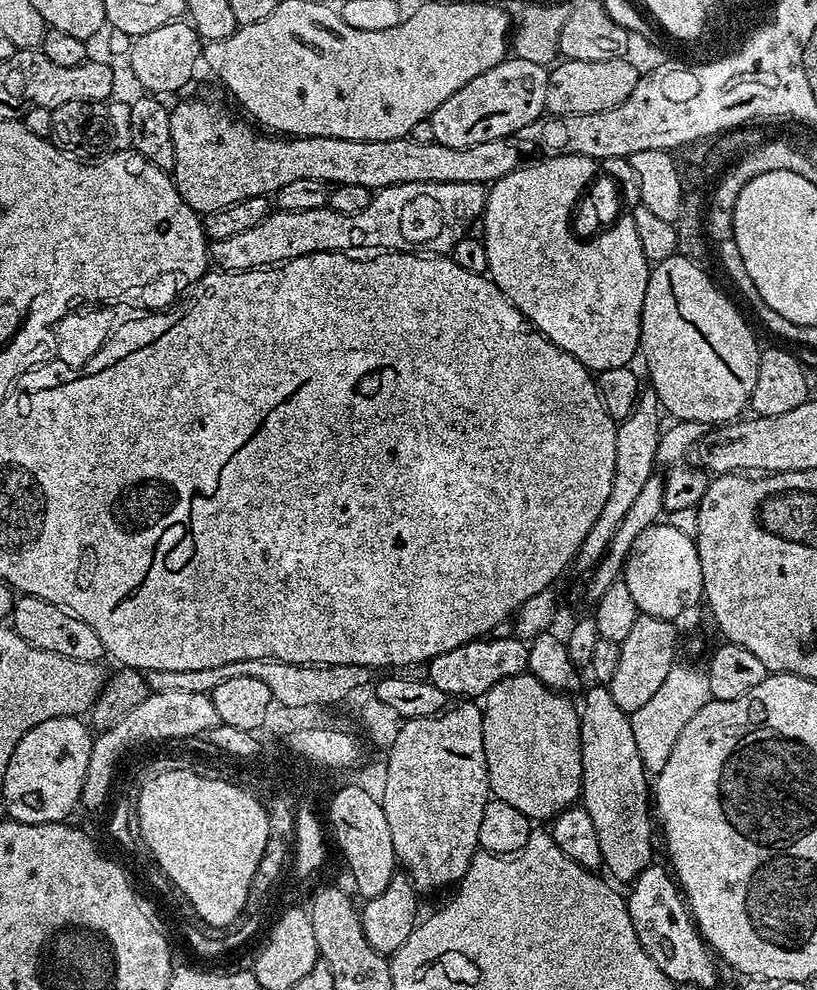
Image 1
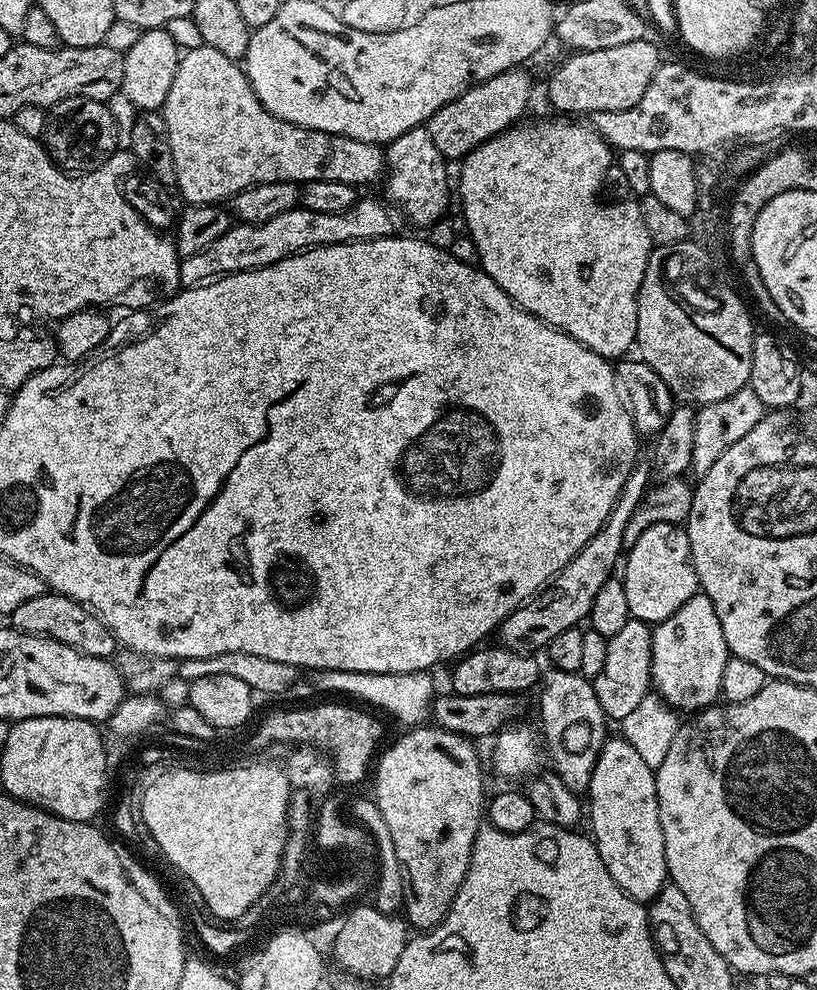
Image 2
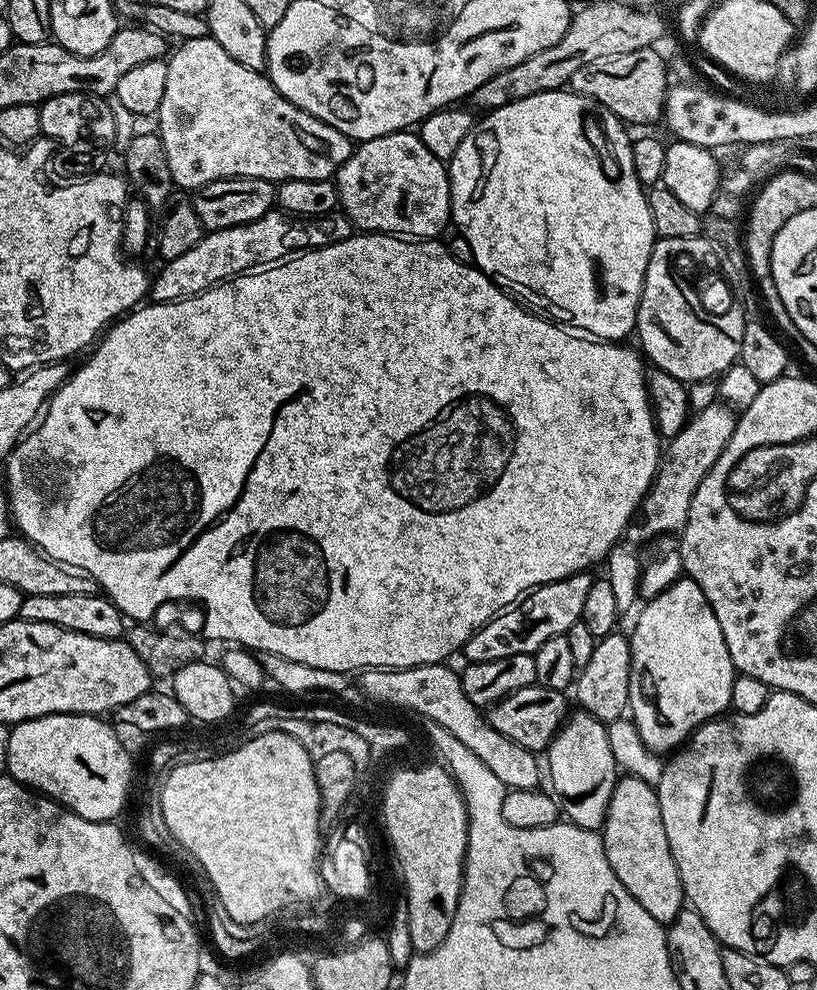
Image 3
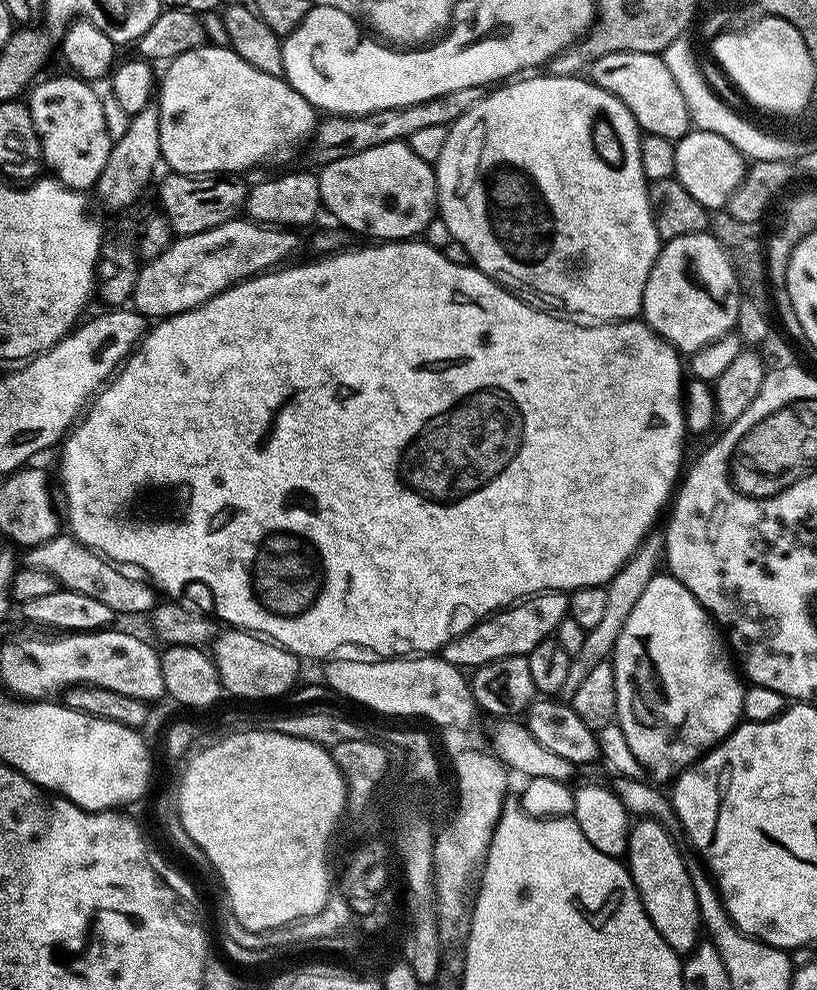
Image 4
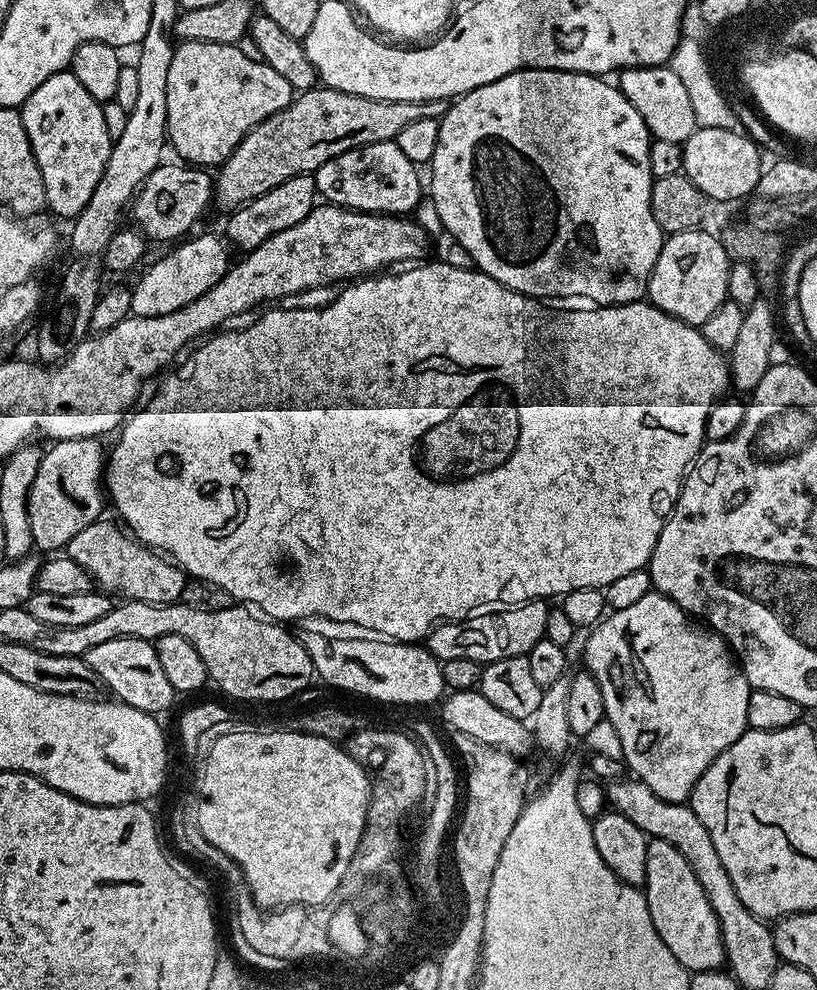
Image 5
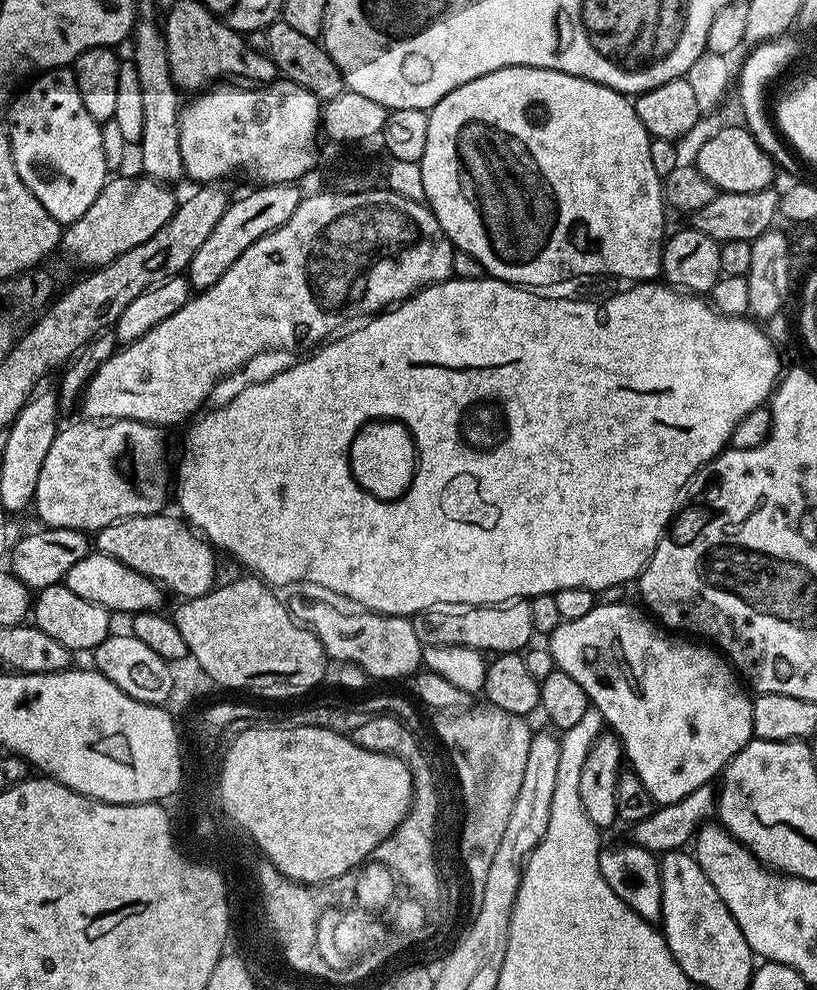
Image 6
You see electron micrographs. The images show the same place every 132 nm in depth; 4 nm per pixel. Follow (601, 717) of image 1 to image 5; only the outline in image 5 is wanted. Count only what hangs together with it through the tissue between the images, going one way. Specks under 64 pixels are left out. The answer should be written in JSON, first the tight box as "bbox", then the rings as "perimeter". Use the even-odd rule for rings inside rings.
{"bbox":[642,839,725,973],"perimeter":[[[649,839],[642,891],[648,900],[658,938],[666,942],[670,954],[674,954],[689,973],[715,972],[725,967],[722,930],[710,906],[710,898],[706,898],[706,890],[702,890],[694,870],[690,870],[690,862],[686,862],[670,842]]]}

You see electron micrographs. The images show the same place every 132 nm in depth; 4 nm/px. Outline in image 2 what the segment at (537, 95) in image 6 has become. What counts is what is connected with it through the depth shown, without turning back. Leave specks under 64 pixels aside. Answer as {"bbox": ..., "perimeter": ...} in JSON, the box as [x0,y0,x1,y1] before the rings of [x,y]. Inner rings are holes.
{"bbox":[460,118,654,358],"perimeter":[[[556,118],[560,120],[540,120],[537,124],[517,123],[515,126],[498,133],[494,138],[482,142],[463,157],[460,168],[460,204],[464,207],[464,224],[467,235],[472,237],[474,246],[478,246],[480,255],[479,267],[499,288],[519,307],[524,308],[531,316],[537,316],[553,328],[558,328],[570,338],[574,338],[584,348],[594,350],[594,354],[609,358],[620,358],[636,342],[638,326],[638,306],[636,299],[642,286],[642,278],[646,274],[648,255],[654,247],[650,234],[646,230],[646,222],[642,222],[642,210],[635,199],[620,200],[617,204],[600,204],[596,195],[604,184],[604,175],[614,168],[614,152],[608,143],[598,135],[595,128],[587,123],[575,124],[572,118]]]}

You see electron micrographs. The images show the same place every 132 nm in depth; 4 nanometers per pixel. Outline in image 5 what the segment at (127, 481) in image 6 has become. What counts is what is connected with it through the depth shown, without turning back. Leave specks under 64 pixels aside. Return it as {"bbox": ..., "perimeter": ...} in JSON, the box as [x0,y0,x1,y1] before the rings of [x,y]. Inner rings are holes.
{"bbox":[28,438,106,554],"perimeter":[[[90,438],[58,440],[49,447],[52,448],[49,452],[43,453],[37,478],[29,490],[28,512],[35,547],[46,554],[67,549],[78,530],[101,519],[104,504],[106,508],[106,448],[100,443],[99,439]]]}

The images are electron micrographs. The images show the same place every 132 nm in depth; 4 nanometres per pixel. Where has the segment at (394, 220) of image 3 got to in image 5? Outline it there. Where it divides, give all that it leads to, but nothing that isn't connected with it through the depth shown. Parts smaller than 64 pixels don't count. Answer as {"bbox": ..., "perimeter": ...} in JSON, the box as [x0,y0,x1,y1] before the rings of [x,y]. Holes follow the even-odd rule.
{"bbox":[313,140,424,215],"perimeter":[[[393,140],[370,143],[365,147],[336,155],[313,173],[317,193],[329,204],[356,212],[380,215],[409,215],[415,211],[424,192],[420,186],[419,169]]]}

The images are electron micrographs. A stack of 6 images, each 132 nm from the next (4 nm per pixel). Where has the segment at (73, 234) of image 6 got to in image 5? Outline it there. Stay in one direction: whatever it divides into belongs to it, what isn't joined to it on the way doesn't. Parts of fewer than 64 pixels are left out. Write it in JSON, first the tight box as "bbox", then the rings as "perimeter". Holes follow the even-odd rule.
{"bbox":[130,162,214,243],"perimeter":[[[164,162],[156,167],[144,180],[130,205],[130,216],[132,214],[135,220],[133,223],[139,231],[152,240],[172,240],[166,243],[177,241],[191,233],[191,228],[199,222],[200,215],[207,210],[208,204],[210,208],[214,200],[214,180],[211,175],[204,173],[207,171],[203,167],[175,163]]]}

